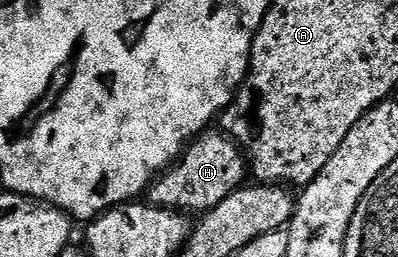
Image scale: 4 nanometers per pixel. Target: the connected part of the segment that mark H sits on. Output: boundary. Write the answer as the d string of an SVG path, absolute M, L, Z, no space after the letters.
M213 132L194 137L185 152L154 180L147 190L148 204L158 209L176 209L186 215L204 215L246 184L247 157L241 146L224 132Z

